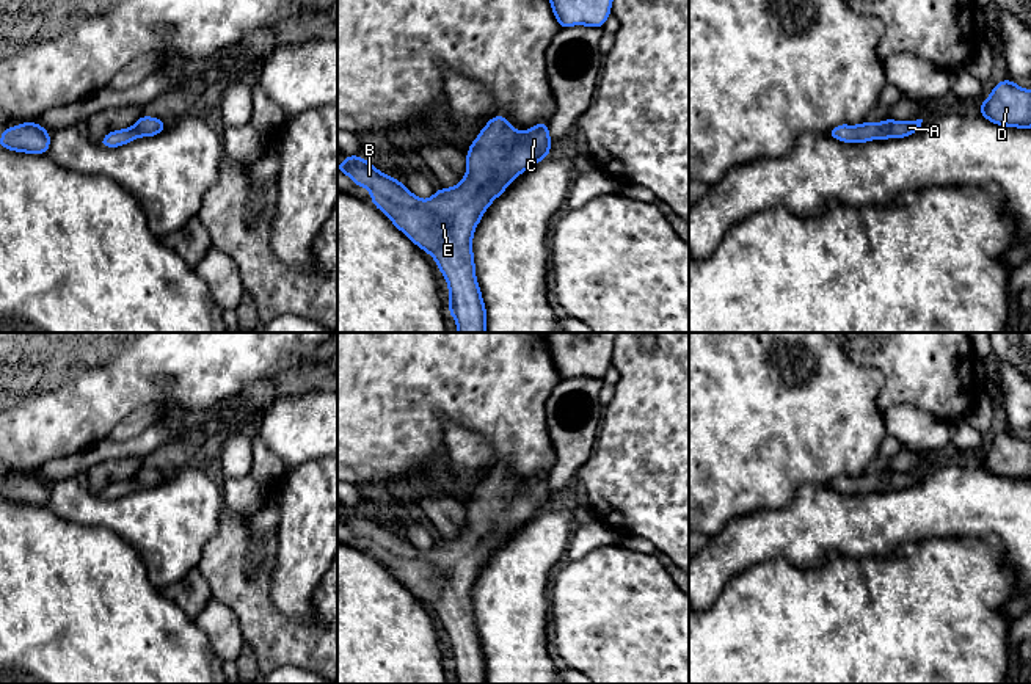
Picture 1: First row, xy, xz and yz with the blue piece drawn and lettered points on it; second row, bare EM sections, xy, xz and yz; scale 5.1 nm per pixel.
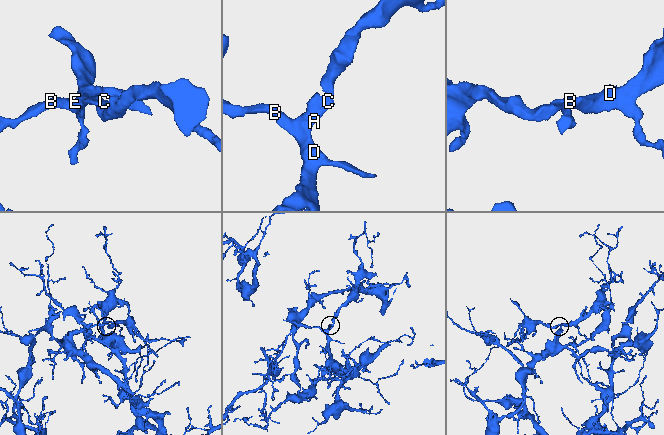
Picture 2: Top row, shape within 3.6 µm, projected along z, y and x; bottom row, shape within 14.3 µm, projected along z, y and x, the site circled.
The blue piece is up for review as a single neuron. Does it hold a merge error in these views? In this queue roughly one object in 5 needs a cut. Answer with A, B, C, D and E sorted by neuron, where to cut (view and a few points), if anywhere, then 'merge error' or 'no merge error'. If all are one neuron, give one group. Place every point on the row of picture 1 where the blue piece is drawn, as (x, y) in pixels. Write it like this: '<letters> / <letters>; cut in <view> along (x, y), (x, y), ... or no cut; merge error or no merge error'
A B C D E; no cut; no merge error

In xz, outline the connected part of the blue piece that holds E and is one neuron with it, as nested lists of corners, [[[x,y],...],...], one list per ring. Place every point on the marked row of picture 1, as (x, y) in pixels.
[[[497,115],[471,143],[466,176],[454,188],[436,190],[427,201],[359,155],[345,155],[337,169],[356,187],[367,187],[375,207],[435,259],[447,281],[447,306],[457,333],[485,333],[486,307],[472,254],[475,226],[513,179],[549,157],[551,140],[548,121],[518,133],[512,122]]]

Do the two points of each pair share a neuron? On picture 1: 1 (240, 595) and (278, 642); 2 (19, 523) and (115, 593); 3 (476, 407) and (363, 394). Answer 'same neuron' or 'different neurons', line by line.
1: same neuron
2: same neuron
3: same neuron

